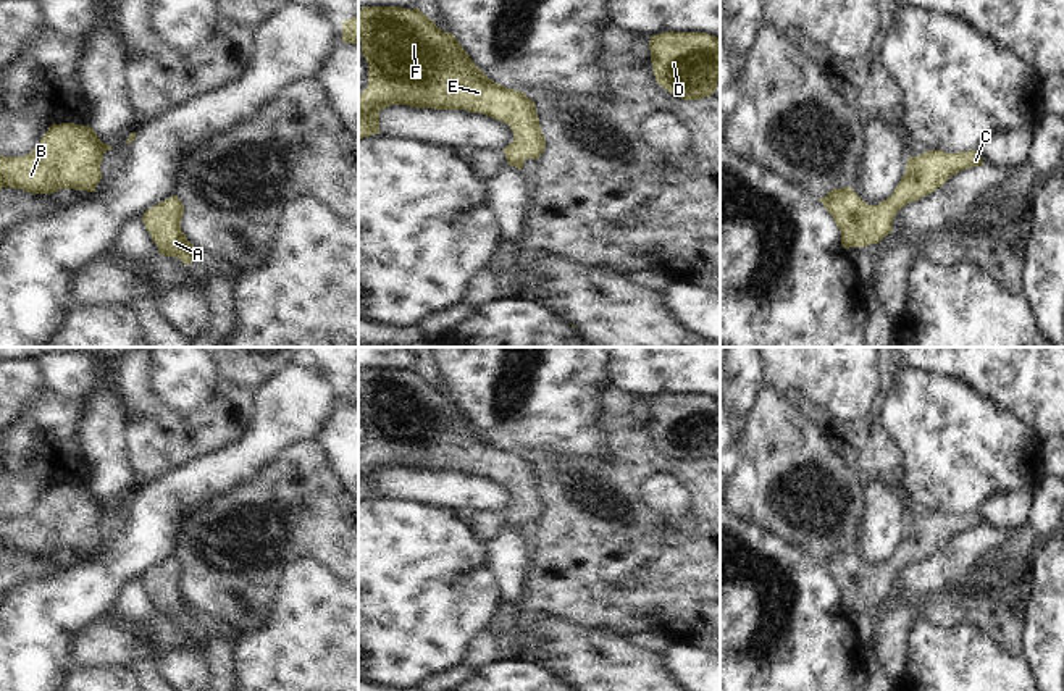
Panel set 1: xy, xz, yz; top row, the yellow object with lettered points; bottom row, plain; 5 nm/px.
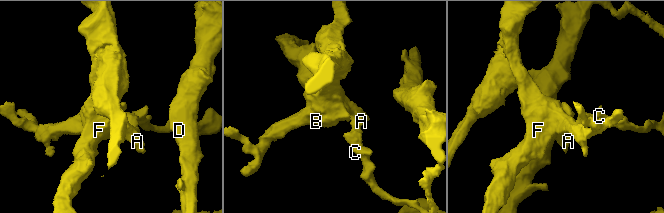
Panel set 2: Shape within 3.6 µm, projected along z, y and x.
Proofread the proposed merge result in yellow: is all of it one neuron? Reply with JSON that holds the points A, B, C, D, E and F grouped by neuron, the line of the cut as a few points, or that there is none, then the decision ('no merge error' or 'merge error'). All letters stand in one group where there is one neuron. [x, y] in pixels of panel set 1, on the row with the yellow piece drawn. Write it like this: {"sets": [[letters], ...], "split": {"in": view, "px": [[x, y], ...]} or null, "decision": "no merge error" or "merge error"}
{"sets": [["A", "B", "C", "D", "E", "F"]], "split": null, "decision": "no merge error"}

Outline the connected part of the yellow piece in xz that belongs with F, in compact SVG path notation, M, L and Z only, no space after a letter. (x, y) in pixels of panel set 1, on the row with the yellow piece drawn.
M362 6L358 13L362 53L368 63L368 86L358 95L358 139L379 134L379 111L391 105L483 113L510 126L513 140L502 150L518 170L546 150L536 105L525 92L491 81L463 50L454 34L439 29L418 8Z

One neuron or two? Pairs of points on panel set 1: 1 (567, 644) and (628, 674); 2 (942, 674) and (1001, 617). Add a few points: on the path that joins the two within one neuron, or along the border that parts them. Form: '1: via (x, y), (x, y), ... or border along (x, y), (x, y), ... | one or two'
1: via (582, 656), (599, 662), (614, 674) | one
2: border along (946, 625), (972, 623), (1014, 656) | two

